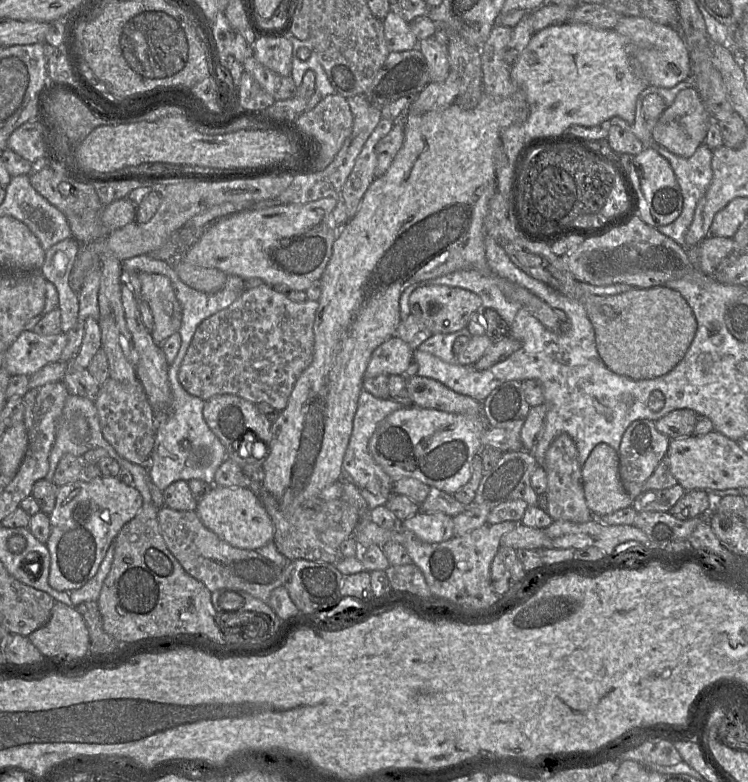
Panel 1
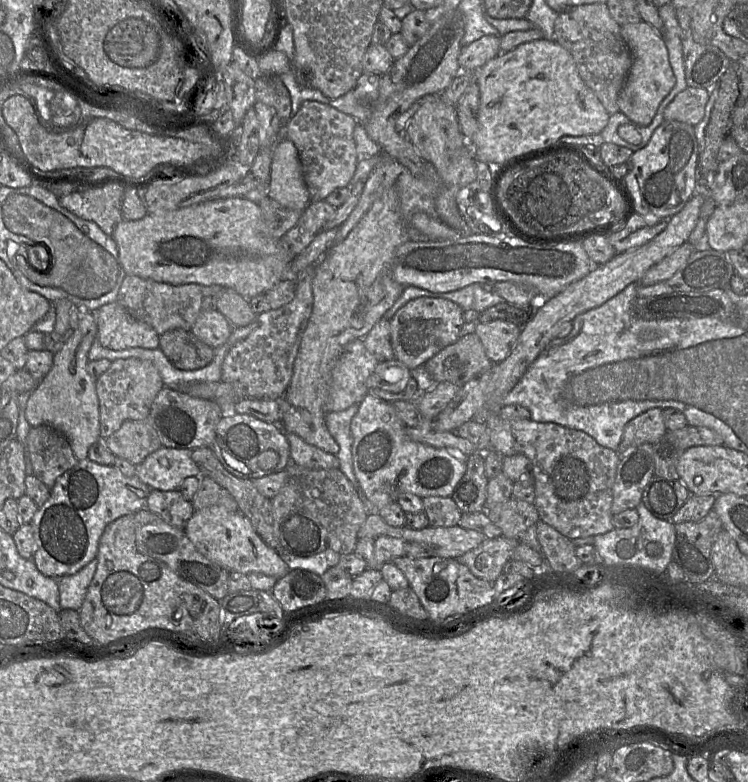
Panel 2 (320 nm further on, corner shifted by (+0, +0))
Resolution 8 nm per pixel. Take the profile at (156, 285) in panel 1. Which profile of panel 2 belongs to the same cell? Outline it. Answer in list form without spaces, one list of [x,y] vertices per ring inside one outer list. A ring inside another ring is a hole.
[[[210,308],[198,316],[190,331],[205,344],[216,348],[228,340],[236,327],[217,309]]]

